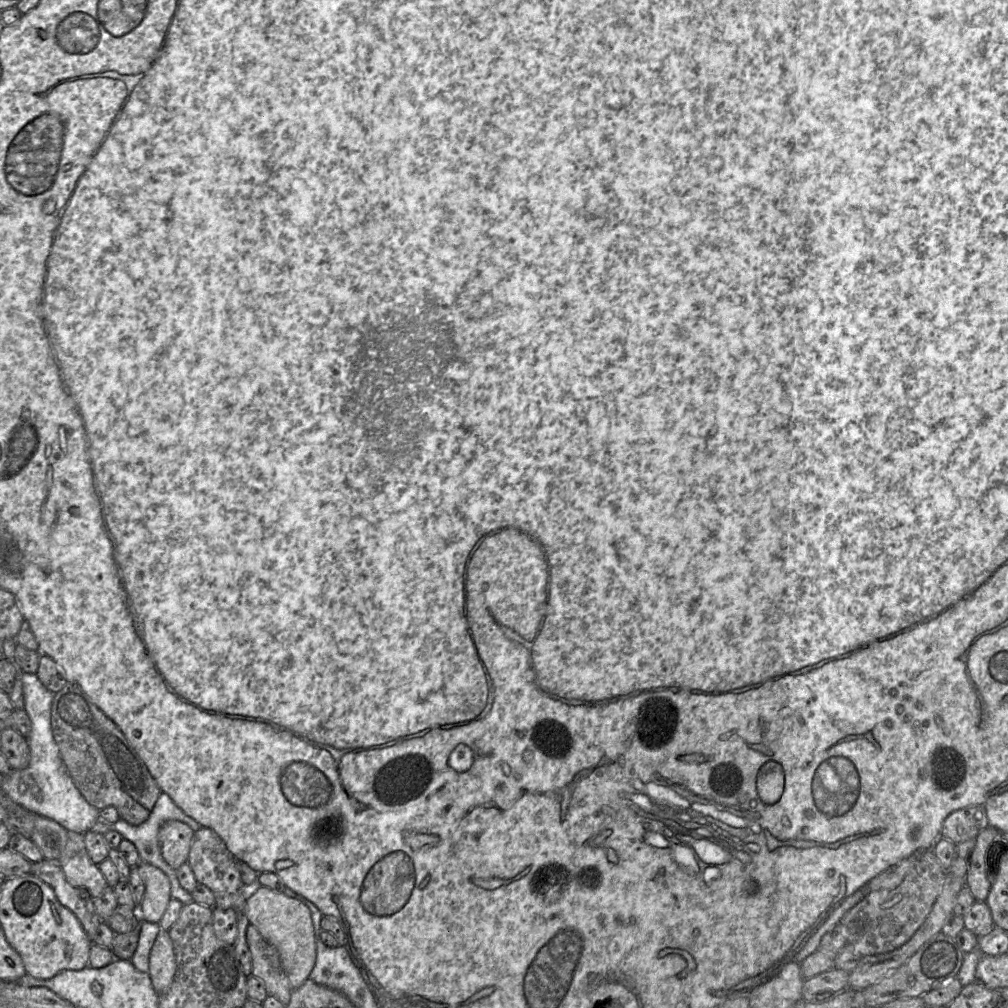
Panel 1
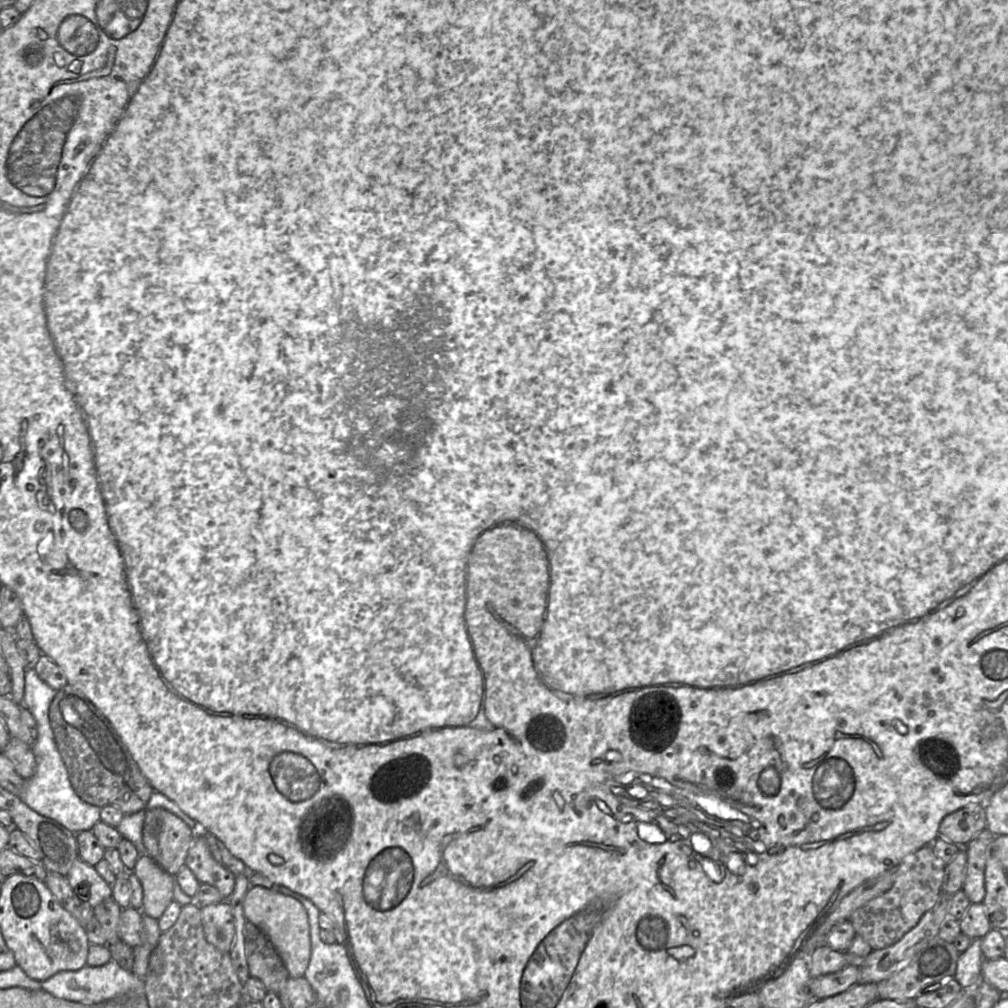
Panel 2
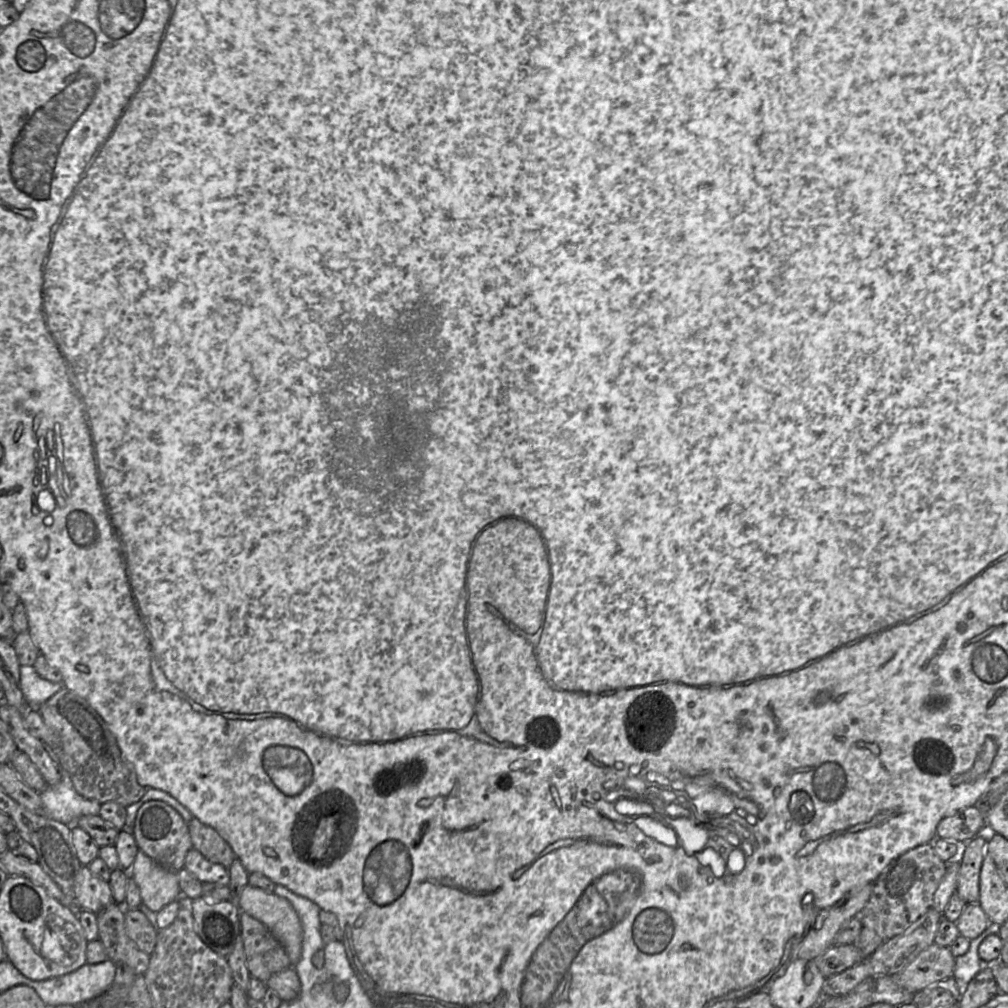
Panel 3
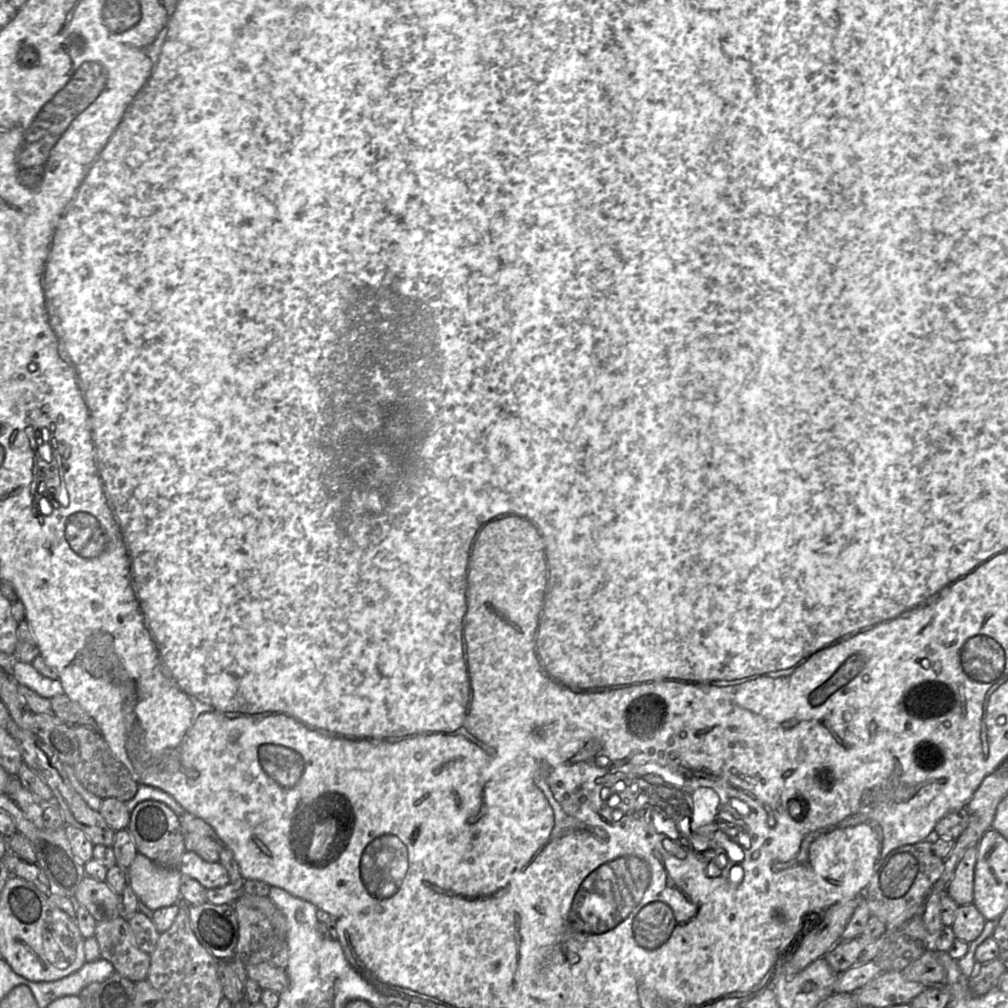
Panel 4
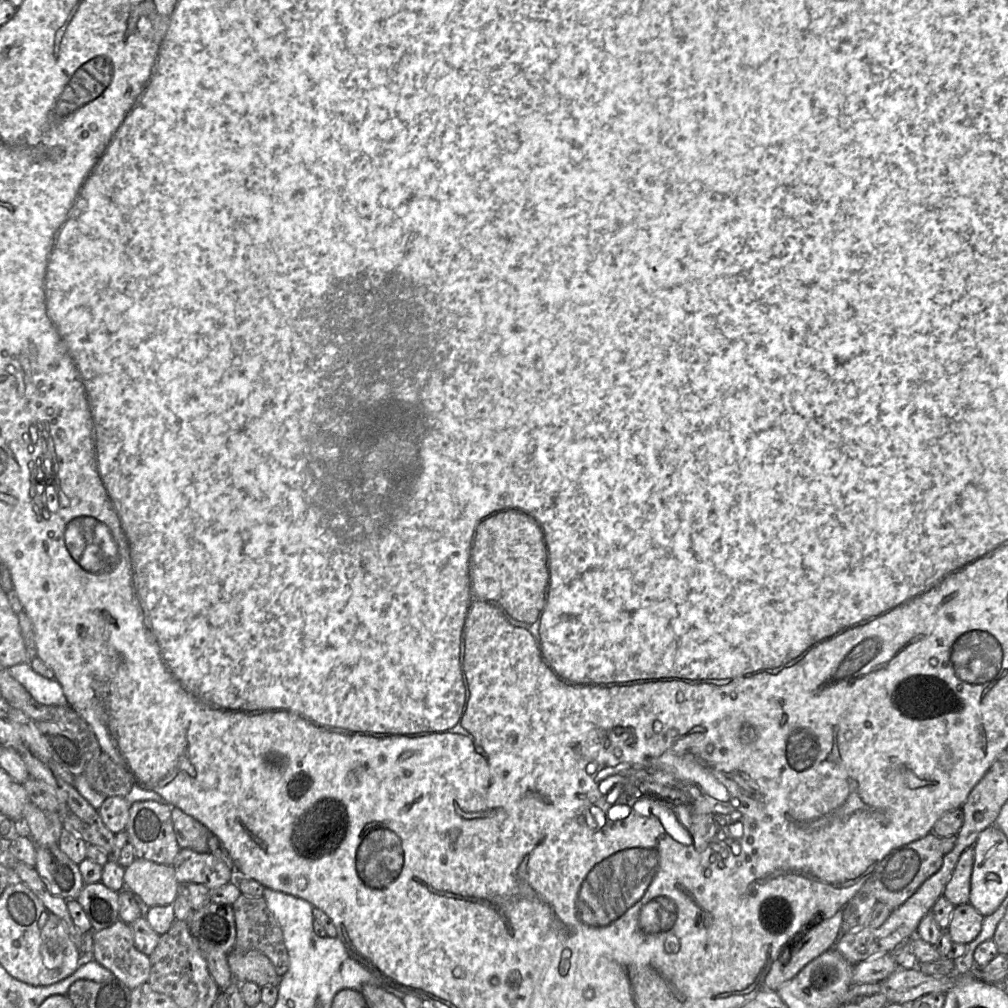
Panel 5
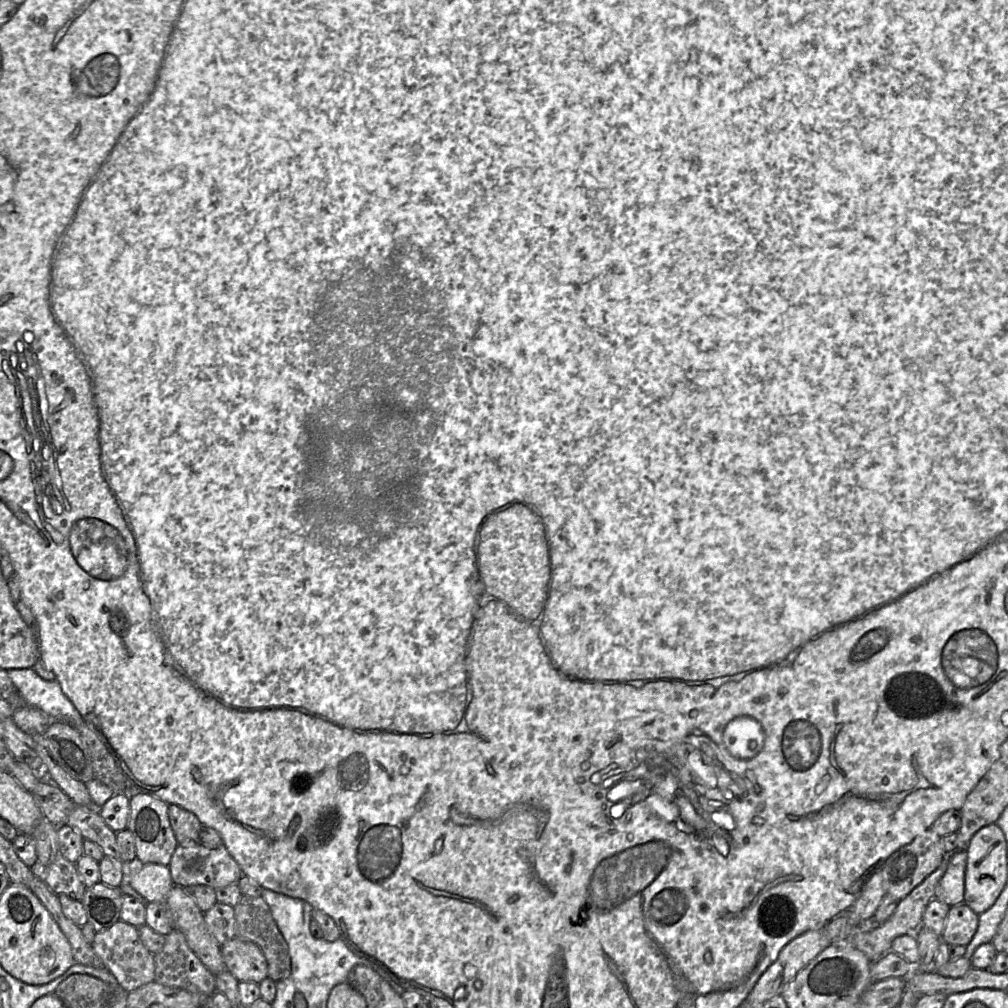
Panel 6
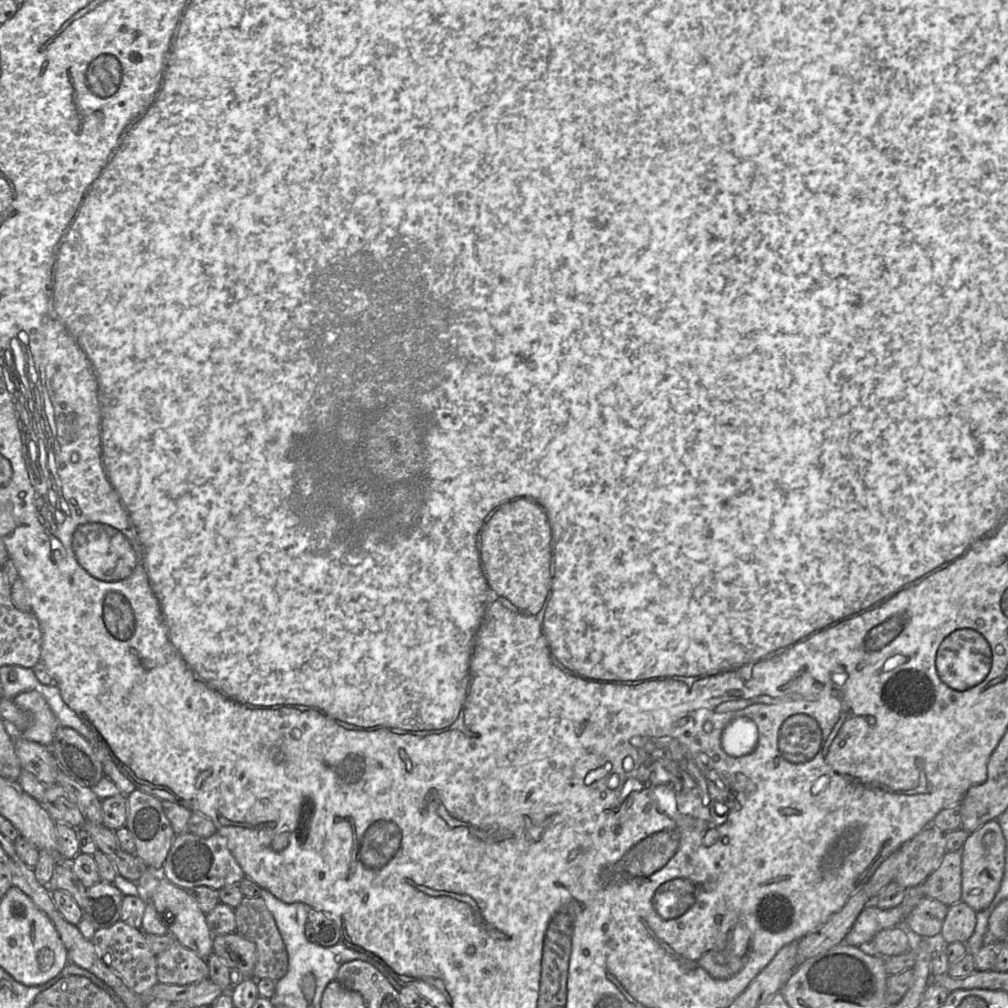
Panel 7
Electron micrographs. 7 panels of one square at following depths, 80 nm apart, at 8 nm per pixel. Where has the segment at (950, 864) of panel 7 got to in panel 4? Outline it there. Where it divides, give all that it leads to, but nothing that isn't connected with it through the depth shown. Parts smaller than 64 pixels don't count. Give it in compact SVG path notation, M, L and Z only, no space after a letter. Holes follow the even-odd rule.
M977 846L966 849L957 864L954 875L946 888L946 894L958 905L973 903L974 871L977 861Z

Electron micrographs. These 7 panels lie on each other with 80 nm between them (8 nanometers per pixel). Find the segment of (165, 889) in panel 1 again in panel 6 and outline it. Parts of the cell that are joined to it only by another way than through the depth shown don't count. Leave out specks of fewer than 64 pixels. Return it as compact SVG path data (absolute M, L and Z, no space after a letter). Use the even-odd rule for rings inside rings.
M158 864L140 865L127 871L126 881L147 903L164 903L174 887L169 867Z

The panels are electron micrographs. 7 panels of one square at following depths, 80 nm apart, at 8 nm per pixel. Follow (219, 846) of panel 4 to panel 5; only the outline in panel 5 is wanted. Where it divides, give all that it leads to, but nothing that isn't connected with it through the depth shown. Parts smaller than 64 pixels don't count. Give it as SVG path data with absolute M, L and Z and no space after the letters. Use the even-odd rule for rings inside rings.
M176 807L172 808L171 817L180 849L209 853L208 838L212 833L203 824Z

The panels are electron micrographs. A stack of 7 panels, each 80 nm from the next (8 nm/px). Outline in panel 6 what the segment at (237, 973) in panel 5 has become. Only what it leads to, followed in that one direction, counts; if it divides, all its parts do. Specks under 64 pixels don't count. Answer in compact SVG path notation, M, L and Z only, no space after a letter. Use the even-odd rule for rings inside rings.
M234 937L221 945L221 954L232 975L239 981L259 984L268 977L267 960L258 945Z

